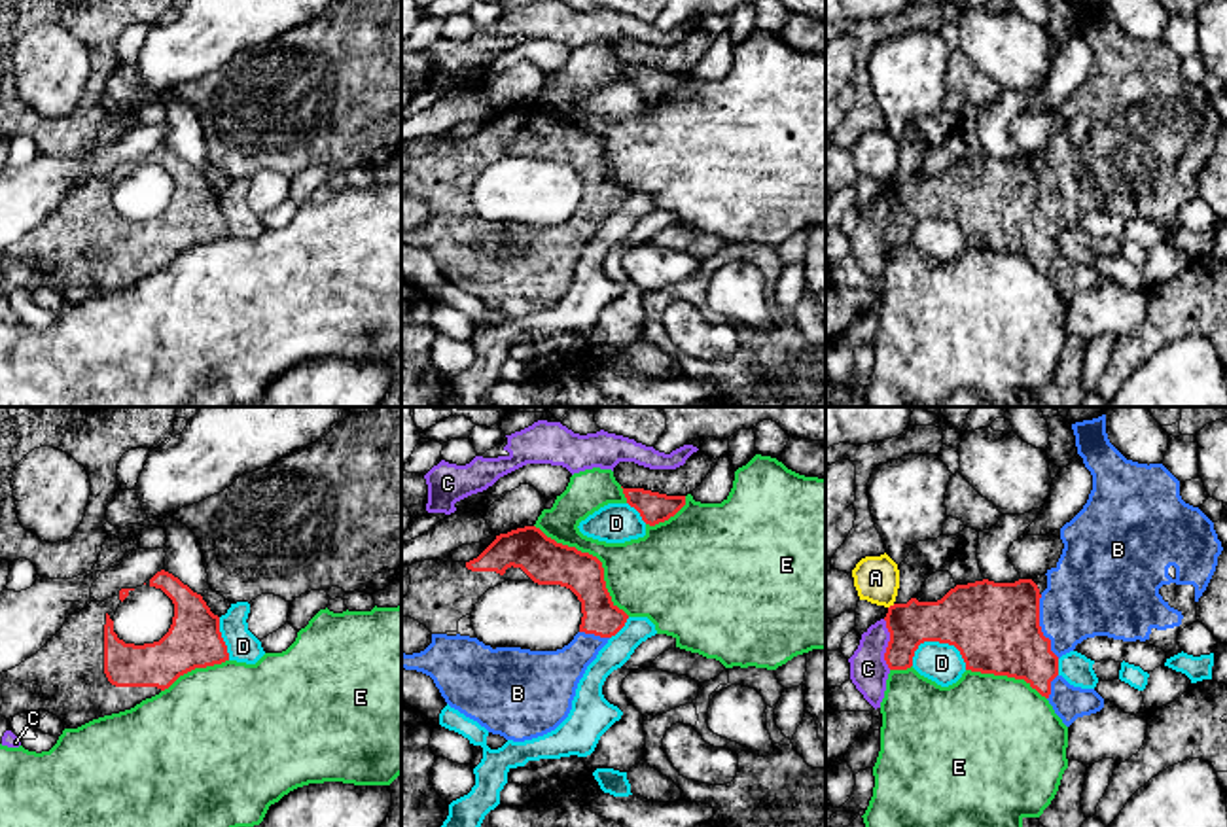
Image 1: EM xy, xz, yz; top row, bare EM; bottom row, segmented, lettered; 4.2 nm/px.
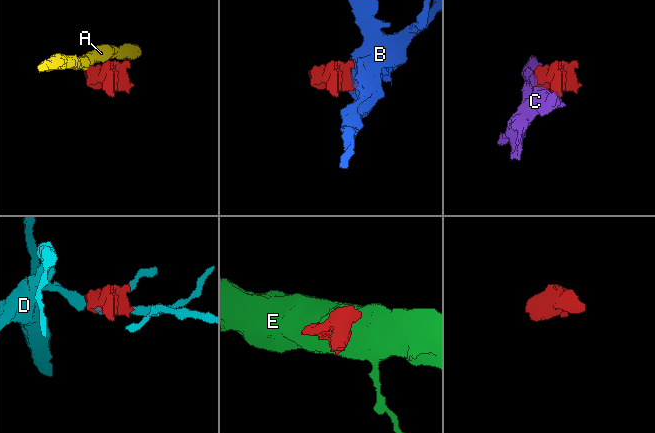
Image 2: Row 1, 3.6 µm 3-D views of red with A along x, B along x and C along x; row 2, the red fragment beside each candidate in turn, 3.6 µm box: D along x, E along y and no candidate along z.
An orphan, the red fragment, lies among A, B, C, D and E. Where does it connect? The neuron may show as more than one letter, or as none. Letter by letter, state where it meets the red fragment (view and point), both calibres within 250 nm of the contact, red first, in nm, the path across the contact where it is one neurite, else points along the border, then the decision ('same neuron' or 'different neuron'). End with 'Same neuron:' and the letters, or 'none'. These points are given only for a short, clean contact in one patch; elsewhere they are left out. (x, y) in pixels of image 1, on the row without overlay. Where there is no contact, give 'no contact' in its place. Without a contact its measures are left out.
A: contact yz (890, 182); calibres 190 and 190 nm; border yz (894, 180), (889, 184); different neuron
B: contact yz (1040, 203); calibres 360 and 360 nm; same neuron
C: contact yz (889, 220); calibres 190 and 160 nm; border yz (883, 195), (889, 207), (885, 239), (890, 245); different neuron
D: contact yz (942, 218); calibres 360 and 170 nm; different neuron
E: contact xz (595, 133); calibres 190 and 340 nm; different neuron
Same neuron: B

